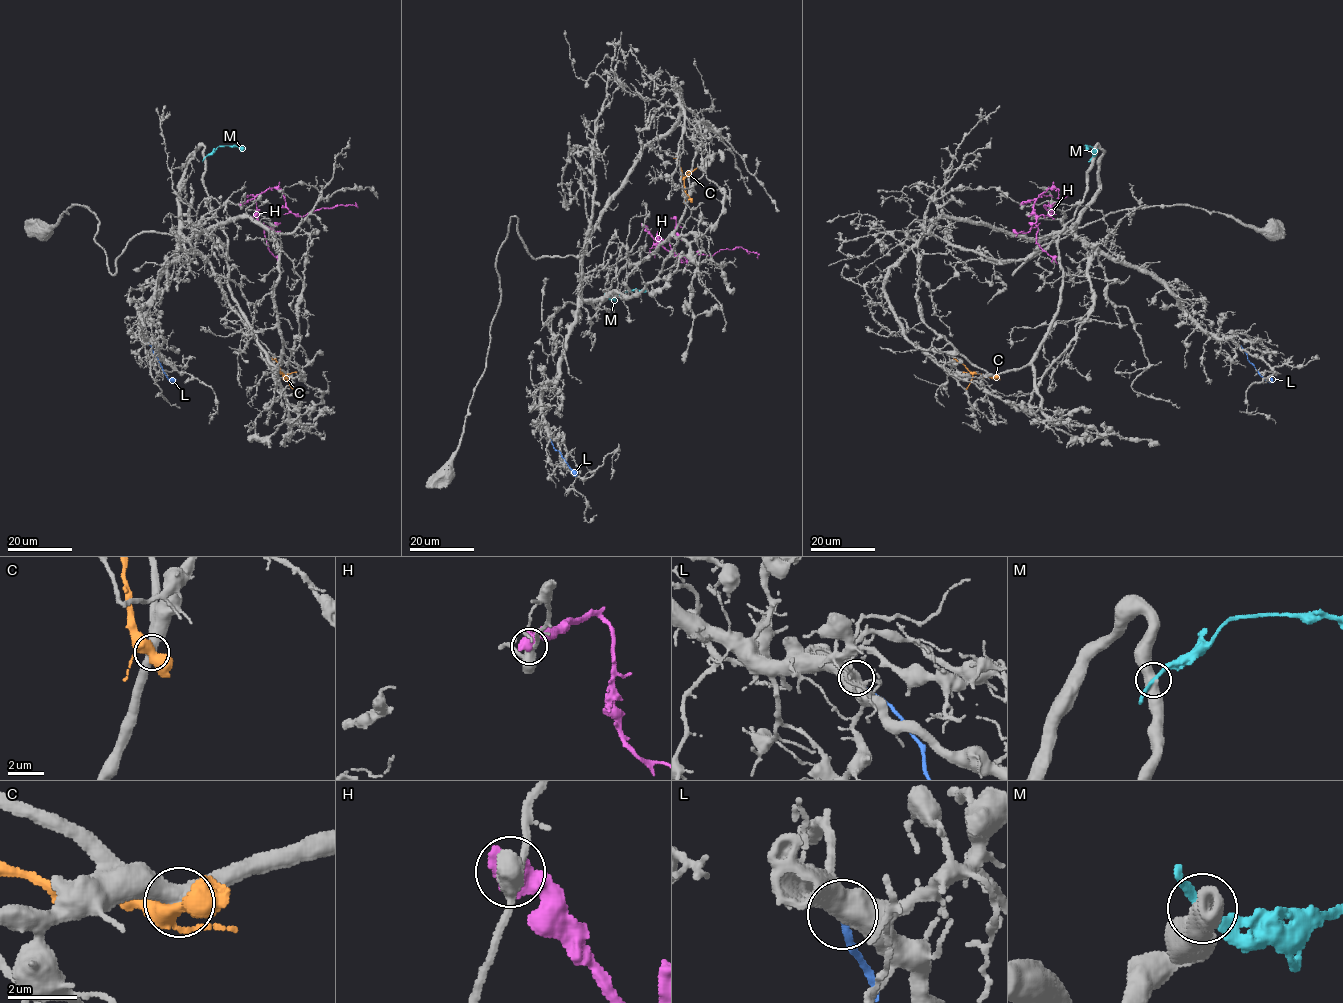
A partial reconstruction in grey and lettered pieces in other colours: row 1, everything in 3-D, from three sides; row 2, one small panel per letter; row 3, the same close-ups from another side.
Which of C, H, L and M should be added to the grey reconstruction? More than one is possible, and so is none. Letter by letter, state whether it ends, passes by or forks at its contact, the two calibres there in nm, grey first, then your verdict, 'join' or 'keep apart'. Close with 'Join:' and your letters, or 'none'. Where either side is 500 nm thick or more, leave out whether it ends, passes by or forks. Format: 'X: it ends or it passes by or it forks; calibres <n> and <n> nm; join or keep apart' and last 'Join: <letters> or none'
C: it forks; calibres 460 and 460 nm; keep apart
H: calibres 360 and 750 nm; keep apart
L: calibres 550 and 180 nm; keep apart
M: calibres 500 and 220 nm; keep apart
Join: none

